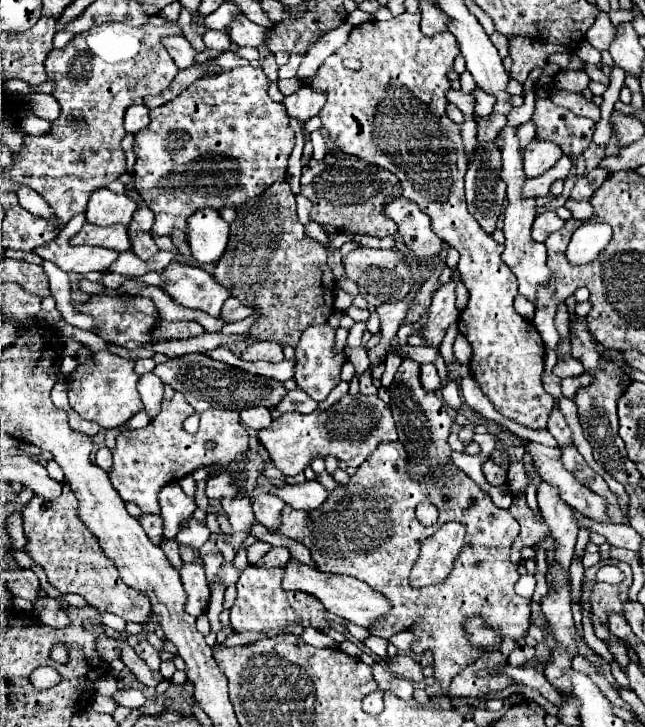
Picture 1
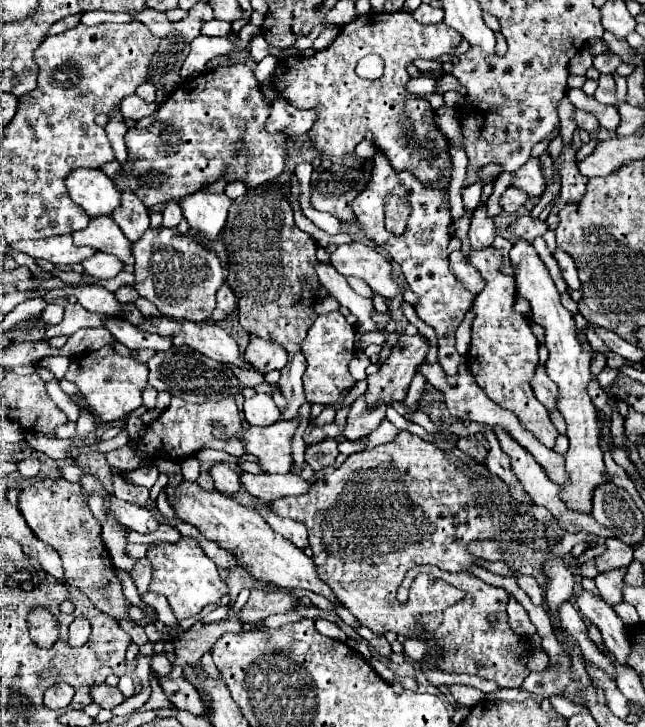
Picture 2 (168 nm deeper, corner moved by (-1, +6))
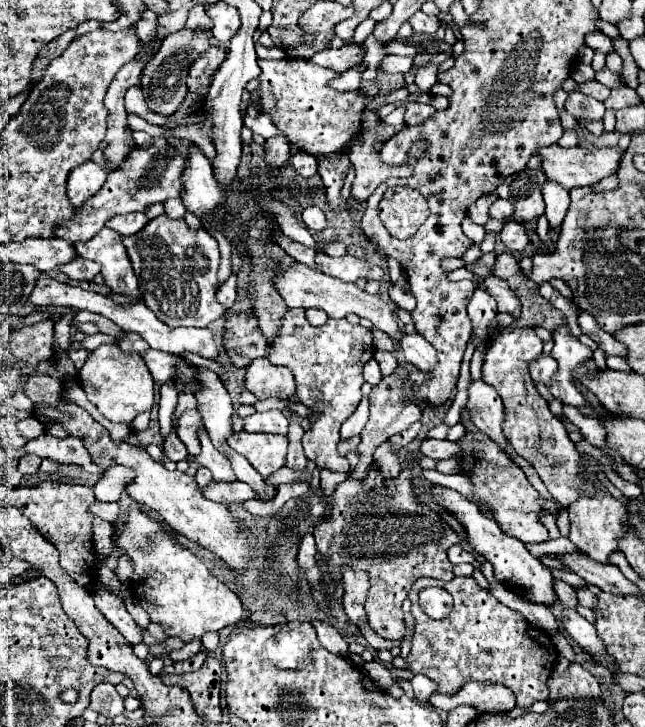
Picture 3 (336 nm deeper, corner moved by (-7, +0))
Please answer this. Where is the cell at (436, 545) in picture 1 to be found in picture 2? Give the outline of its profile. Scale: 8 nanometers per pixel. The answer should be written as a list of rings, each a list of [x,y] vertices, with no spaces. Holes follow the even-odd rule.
[[[421,565],[407,572],[397,592],[398,600],[405,602],[408,599],[414,578],[423,572],[433,574],[436,578],[467,592],[465,598],[446,610],[419,616],[421,624],[425,626],[425,632],[433,638],[437,650],[441,650],[439,652],[441,670],[451,674],[475,674],[485,680],[493,680],[501,688],[519,688],[525,676],[529,674],[525,664],[527,658],[531,656],[531,644],[529,638],[517,636],[507,624],[505,608],[507,608],[509,594],[503,588],[486,584],[468,572],[449,573],[435,565]],[[489,616],[495,616],[497,622],[491,622]]]

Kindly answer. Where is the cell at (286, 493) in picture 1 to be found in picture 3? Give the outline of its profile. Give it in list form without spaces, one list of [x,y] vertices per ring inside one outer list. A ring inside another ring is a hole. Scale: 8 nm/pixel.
[[[209,482],[207,488],[201,488],[203,496],[207,496],[209,500],[221,502],[221,504],[231,504],[231,502],[243,502],[249,498],[255,498],[255,492],[251,490],[249,484],[245,482]]]

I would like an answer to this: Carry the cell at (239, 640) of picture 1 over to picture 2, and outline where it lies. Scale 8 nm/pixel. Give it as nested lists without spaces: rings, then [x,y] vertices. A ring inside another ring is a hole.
[[[315,620],[315,626],[317,630],[323,634],[323,636],[329,636],[329,638],[335,638],[335,640],[345,640],[347,634],[333,622],[327,622],[327,620]]]

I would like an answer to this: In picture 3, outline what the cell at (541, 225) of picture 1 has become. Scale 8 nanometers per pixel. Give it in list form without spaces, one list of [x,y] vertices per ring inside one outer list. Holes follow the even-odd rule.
[[[513,220],[505,222],[499,236],[501,236],[501,242],[513,252],[523,252],[527,248],[527,244],[529,244],[529,236],[525,234],[525,228],[521,224],[513,222]]]

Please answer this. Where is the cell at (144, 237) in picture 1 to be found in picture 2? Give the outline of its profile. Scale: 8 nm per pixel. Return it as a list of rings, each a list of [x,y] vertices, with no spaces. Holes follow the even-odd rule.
[[[131,190],[121,192],[121,208],[113,212],[113,220],[121,226],[129,242],[137,242],[137,238],[141,238],[145,230],[149,230],[149,212]]]

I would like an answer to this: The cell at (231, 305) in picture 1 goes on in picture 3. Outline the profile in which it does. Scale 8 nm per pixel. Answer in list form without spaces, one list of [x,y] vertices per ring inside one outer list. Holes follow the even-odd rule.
[[[231,276],[223,286],[219,286],[219,290],[217,290],[217,300],[219,300],[223,306],[231,308],[231,306],[235,304],[235,296],[237,296],[237,276]]]

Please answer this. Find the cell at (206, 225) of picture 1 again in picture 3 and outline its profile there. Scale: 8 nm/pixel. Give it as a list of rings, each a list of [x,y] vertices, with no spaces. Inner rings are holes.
[[[197,146],[191,148],[191,156],[187,156],[187,168],[183,170],[183,204],[195,216],[215,214],[213,210],[223,200],[223,192],[217,188],[213,178],[211,162],[205,158],[203,150]]]

